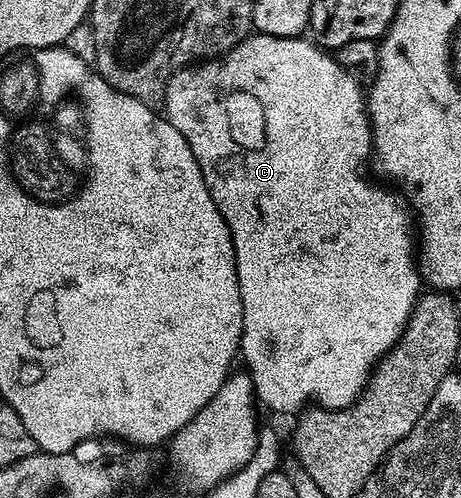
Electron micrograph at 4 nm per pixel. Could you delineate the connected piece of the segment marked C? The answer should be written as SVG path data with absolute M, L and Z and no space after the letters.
M250 33L226 55L181 68L170 77L165 87L164 118L175 125L175 129L183 133L183 141L191 145L191 153L195 153L195 161L203 173L203 181L229 227L229 237L233 241L239 297L243 301L239 355L242 360L245 358L244 370L253 381L253 394L257 396L260 406L270 407L281 415L288 411L300 412L306 405L328 407L331 411L351 406L365 392L374 367L401 339L413 306L423 291L419 259L415 254L415 231L411 226L411 211L406 200L401 197L396 199L387 188L376 187L367 176L361 175L365 162L368 164L373 154L373 129L369 126L363 83L361 87L360 81L353 75L356 74L342 67L328 50L318 47L308 38L288 39Z

